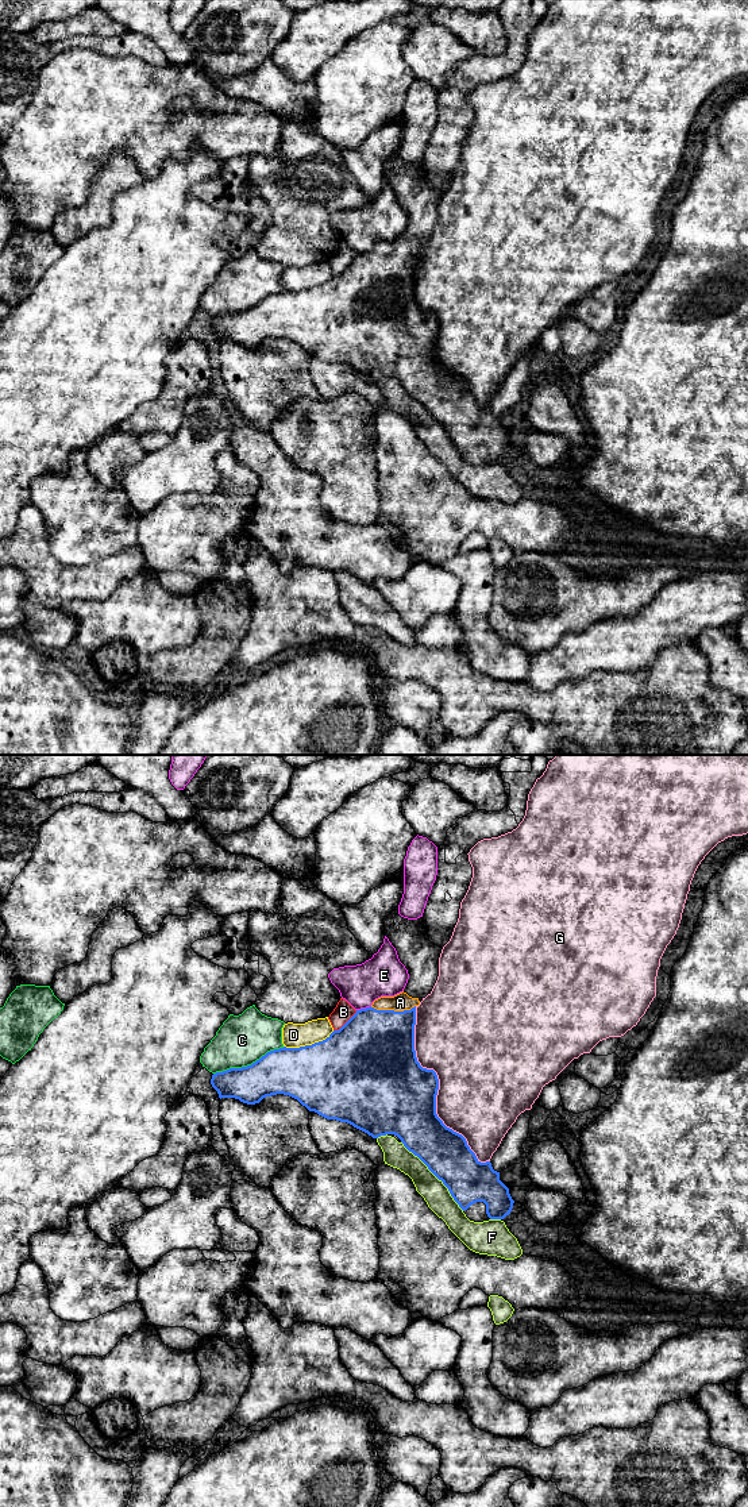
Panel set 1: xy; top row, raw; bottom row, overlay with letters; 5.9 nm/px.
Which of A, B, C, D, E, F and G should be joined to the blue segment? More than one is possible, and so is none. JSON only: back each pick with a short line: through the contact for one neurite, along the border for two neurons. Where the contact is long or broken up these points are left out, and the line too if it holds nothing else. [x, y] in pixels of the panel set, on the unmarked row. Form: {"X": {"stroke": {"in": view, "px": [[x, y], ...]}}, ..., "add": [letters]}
{"A": {"stroke": {"in": "xy", "px": [[374, 292], [392, 262], [392, 254], [400, 246]]}}, "add": ["A"]}

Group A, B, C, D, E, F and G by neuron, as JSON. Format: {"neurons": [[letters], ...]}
{"neurons": [["A"], ["B"], ["C"], ["D"], ["E", "F"], ["G"]]}

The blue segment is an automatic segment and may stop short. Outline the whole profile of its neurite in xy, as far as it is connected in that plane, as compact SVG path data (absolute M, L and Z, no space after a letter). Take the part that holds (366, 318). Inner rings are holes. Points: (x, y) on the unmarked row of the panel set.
M406 236L381 240L356 257L325 284L300 292L267 296L251 309L212 319L219 342L235 342L247 348L284 338L327 363L347 366L373 382L397 379L443 425L464 455L477 446L486 448L490 463L504 463L514 444L490 405L481 406L466 382L447 371L436 358L439 323L433 313L420 309L415 294L419 242Z

